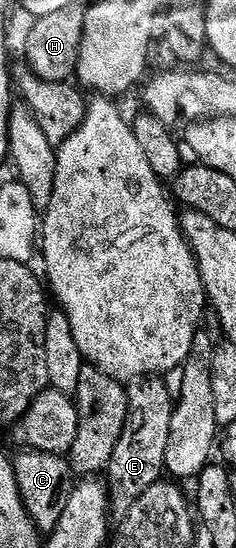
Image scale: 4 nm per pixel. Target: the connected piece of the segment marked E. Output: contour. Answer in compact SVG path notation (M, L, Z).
M161 376L143 377L129 386L128 419L120 443L110 460L110 468L104 474L110 494L110 512L115 522L121 523L136 507L136 499L148 491L157 481L163 480L165 451L171 432L175 399L168 393L168 387Z

